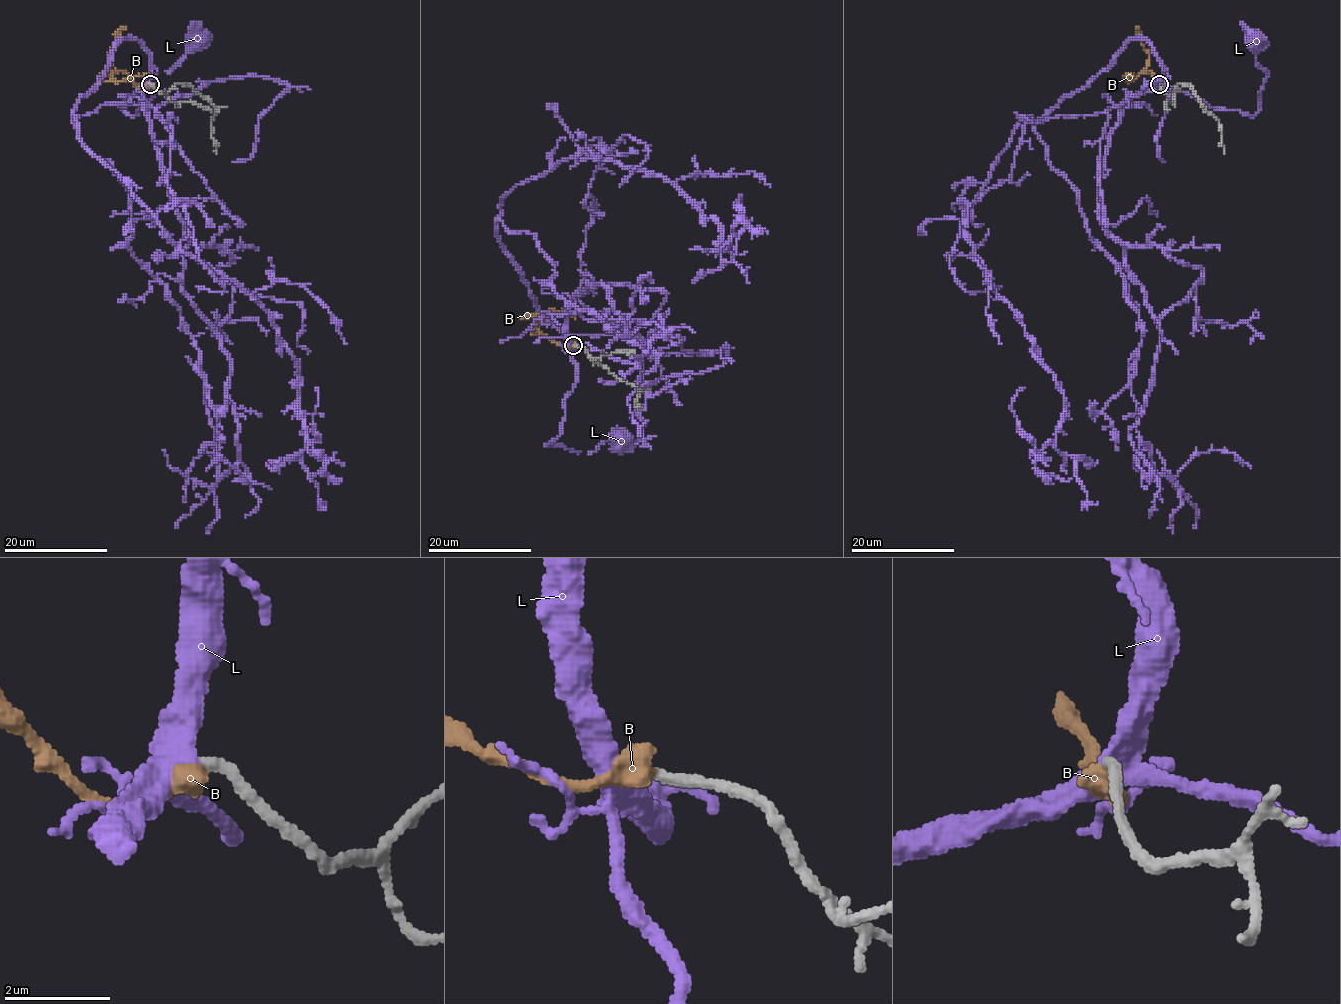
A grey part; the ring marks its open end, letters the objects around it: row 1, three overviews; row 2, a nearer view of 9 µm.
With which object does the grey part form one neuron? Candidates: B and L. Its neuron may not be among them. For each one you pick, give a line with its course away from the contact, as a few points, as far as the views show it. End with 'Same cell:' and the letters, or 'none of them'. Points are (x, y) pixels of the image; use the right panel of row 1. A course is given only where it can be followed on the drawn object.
L: it runs (1160, 84), (1188, 92), (1214, 109), (1253, 115), (1266, 71), (1257, 63), (1249, 40)
Same cell: L

